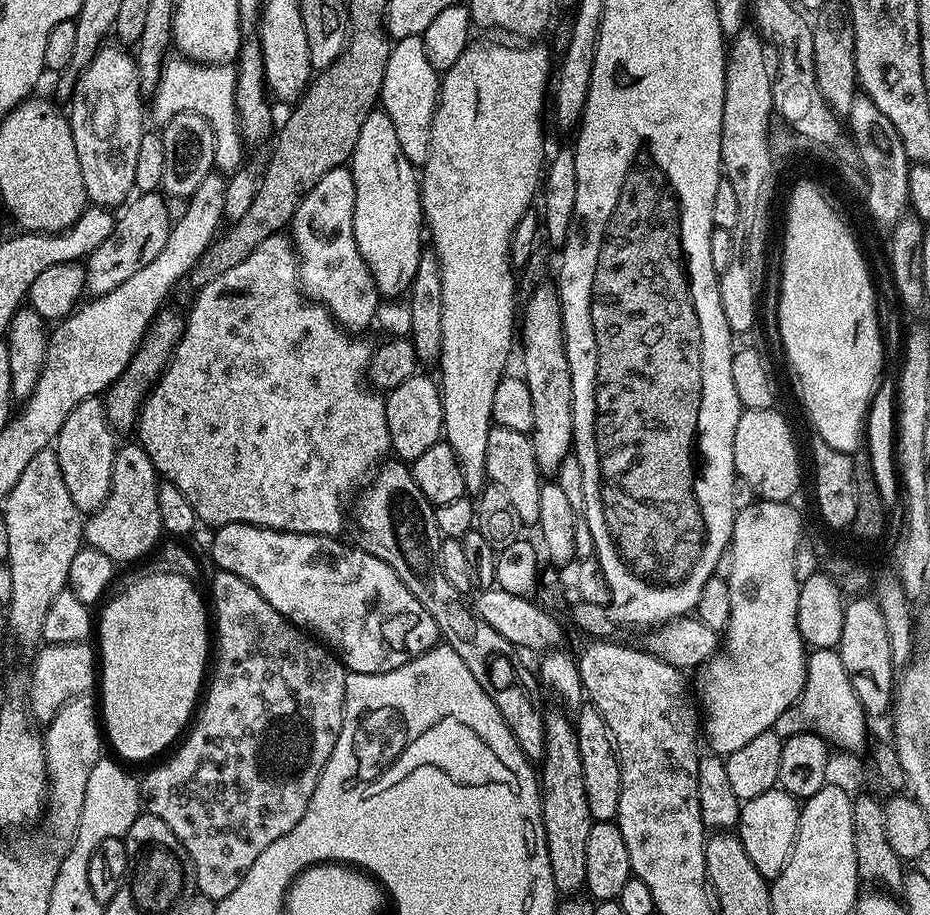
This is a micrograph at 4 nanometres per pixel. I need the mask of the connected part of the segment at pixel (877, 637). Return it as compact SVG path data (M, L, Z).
M852 598L845 603L838 651L842 666L846 666L850 686L854 686L854 694L858 694L858 702L862 702L869 717L875 718L883 712L885 715L894 703L894 669L890 654L890 634L886 634L882 610L876 605L875 599L864 599Z

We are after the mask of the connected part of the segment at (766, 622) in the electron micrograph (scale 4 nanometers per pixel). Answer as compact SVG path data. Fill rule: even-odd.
M757 499L736 514L732 527L730 549L734 562L727 580L730 622L722 633L722 651L707 664L700 665L695 673L696 684L694 680L694 692L702 713L702 740L717 756L727 758L734 750L746 746L746 742L758 738L758 734L775 729L780 723L780 715L795 705L810 680L810 656L798 630L798 594L802 581L794 574L794 554L802 536L800 512L794 505L782 500Z

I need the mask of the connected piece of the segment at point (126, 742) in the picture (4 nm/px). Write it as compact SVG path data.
M159 571L134 581L116 597L113 595L103 605L104 613L98 616L98 700L102 705L102 728L107 743L109 740L117 752L113 753L124 762L159 757L163 748L171 749L181 739L193 719L206 680L204 667L210 664L210 612L205 597L203 600L196 593L192 585L195 583L189 577Z

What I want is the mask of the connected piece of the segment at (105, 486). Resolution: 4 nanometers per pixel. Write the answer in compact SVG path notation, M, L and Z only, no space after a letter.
M91 396L78 402L78 406L70 410L70 418L62 422L62 430L54 441L54 451L58 466L62 466L62 482L66 482L66 490L70 490L70 498L81 514L97 512L110 494L118 451L116 439L117 433L108 421L104 401L100 396Z

